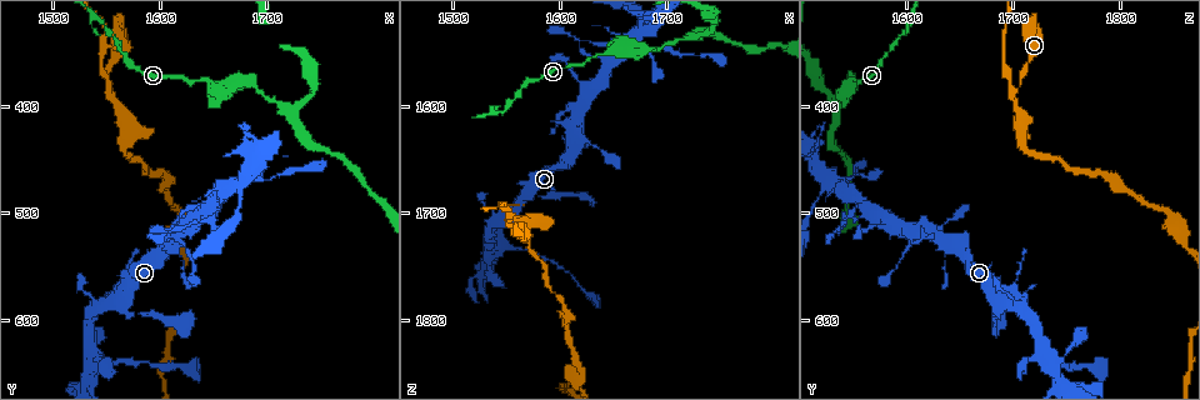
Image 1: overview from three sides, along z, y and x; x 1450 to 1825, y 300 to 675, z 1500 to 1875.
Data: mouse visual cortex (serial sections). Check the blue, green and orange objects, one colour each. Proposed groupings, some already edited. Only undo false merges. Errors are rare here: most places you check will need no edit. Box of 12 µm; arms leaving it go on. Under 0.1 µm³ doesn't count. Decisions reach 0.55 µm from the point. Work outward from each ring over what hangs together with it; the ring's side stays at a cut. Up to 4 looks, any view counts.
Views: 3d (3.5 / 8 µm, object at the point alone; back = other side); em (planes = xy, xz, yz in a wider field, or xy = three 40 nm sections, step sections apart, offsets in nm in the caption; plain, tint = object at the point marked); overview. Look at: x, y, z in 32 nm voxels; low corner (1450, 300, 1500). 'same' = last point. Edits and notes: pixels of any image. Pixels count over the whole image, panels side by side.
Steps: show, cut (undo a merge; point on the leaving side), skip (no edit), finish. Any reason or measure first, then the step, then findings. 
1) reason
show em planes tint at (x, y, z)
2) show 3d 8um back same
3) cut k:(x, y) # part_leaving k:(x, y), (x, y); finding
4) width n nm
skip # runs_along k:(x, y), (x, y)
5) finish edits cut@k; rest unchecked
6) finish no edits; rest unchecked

four arms meet
show 3d 3.5um at (1674, 474, 1530)

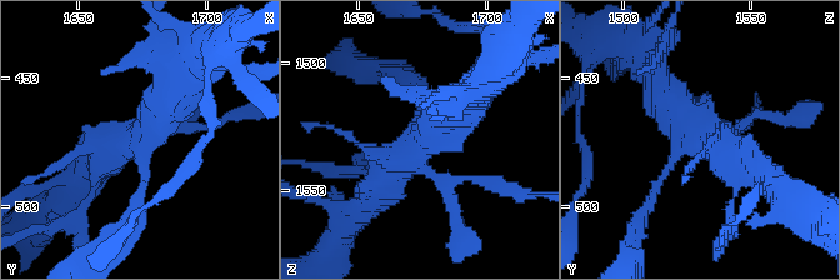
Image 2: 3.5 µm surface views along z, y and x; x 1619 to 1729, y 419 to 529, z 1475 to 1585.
need the tissue
show em xy step 1 tint at (1674, 474, 1529)

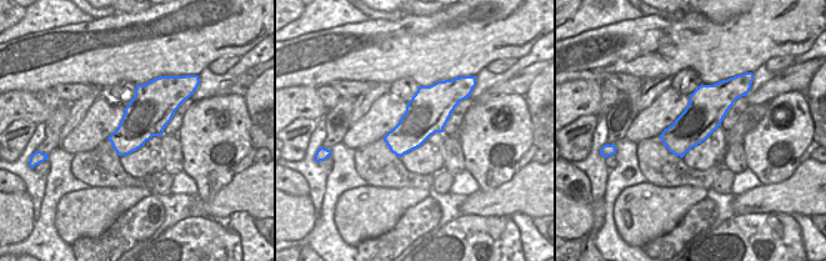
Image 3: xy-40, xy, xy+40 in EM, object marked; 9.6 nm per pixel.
show em xy step 5 tint same

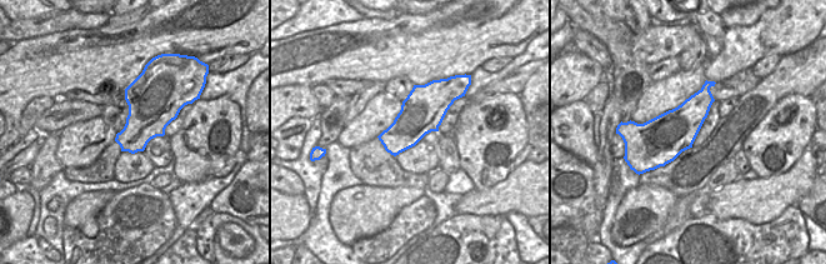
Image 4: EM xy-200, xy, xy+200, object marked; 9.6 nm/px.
skip # runs_along 2:(374, 195), (385, 173), (466, 96); all the same cell

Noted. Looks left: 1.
side arm on a straight run
show 3d 3.5um at (1552, 384, 1700)

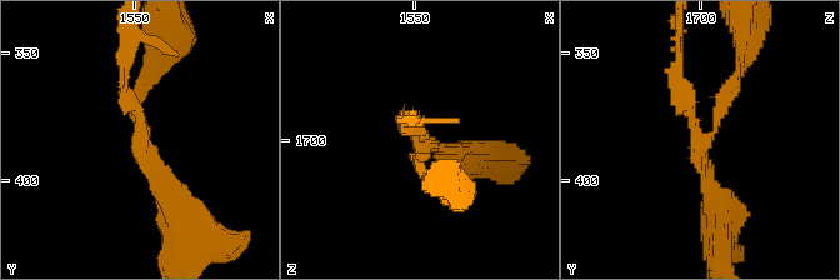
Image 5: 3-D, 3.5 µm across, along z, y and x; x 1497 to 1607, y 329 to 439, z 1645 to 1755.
skip # continuous, no second cell

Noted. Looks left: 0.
finish no edits; rest unchecked

